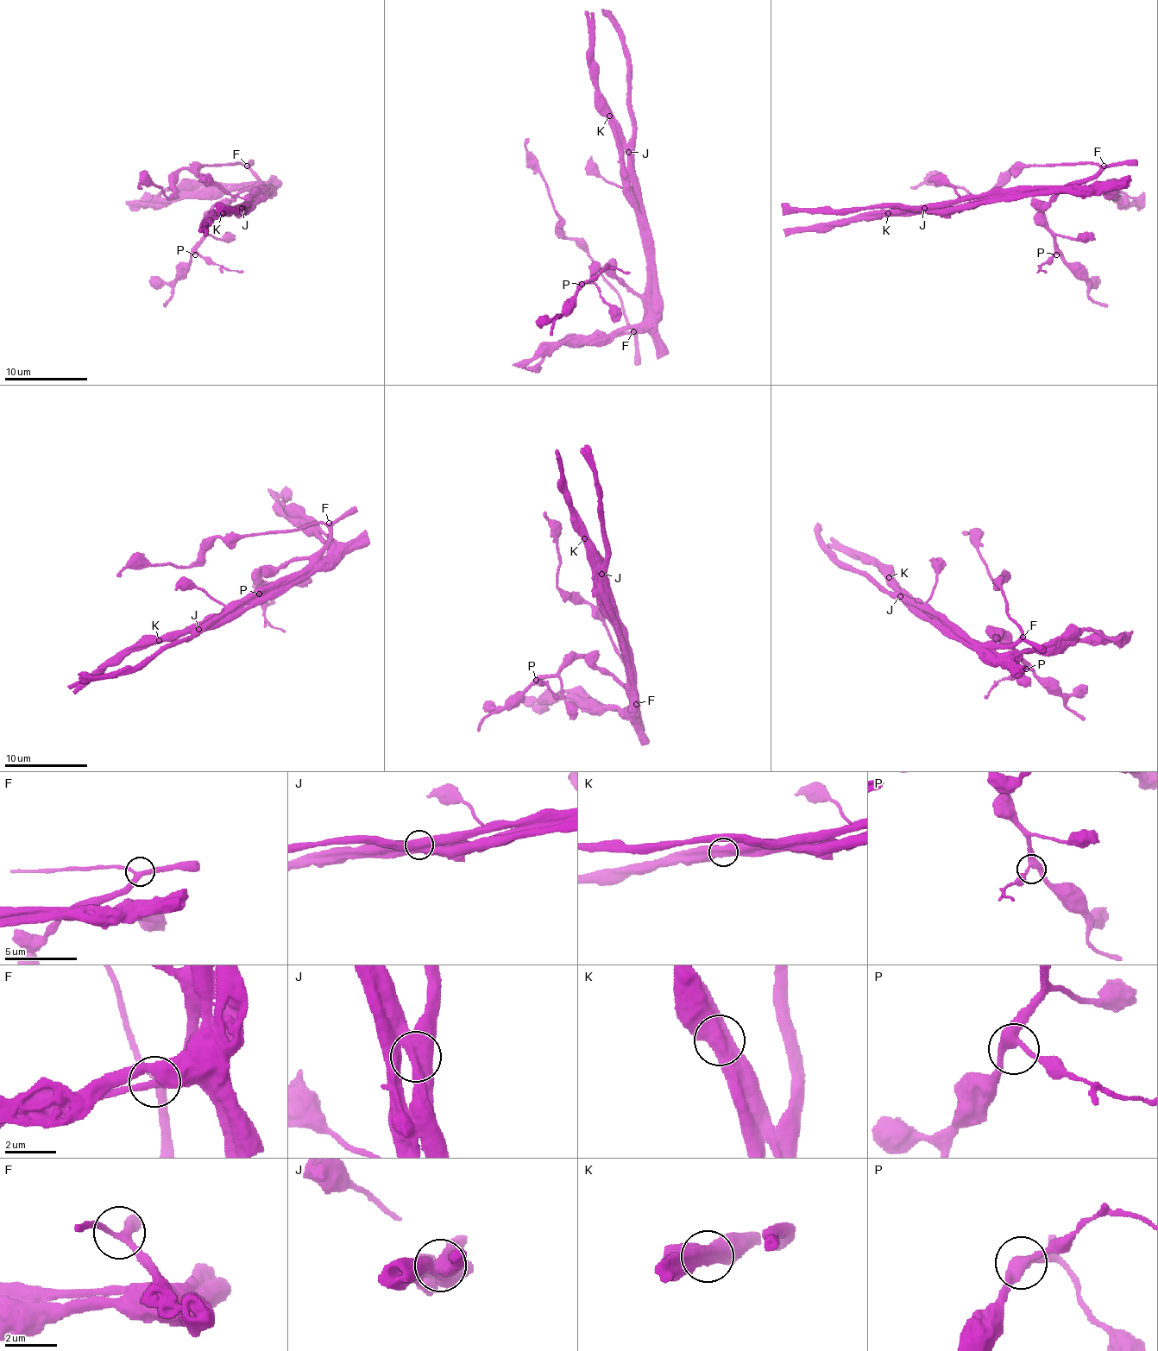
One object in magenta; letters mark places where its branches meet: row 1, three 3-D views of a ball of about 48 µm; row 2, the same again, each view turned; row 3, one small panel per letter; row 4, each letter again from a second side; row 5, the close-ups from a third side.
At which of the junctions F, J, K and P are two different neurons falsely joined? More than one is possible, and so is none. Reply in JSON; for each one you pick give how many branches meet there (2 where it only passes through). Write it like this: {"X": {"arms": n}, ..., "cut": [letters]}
{"J": {"arms": 3}, "K": {"arms": 2}, "cut": ["J", "K"]}

